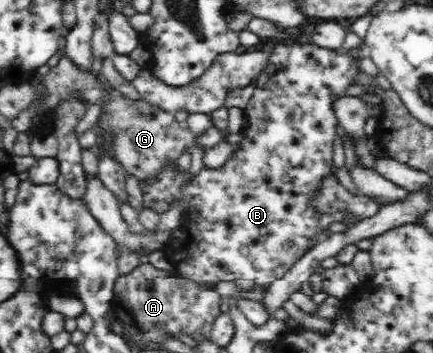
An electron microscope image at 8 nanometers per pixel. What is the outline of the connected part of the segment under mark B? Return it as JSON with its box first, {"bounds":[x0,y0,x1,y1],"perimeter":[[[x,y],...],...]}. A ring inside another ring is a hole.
{"bounds":[139,45,357,290],"perimeter":[[[279,45],[275,49],[275,53],[271,55],[269,59],[269,65],[266,65],[263,73],[257,77],[254,81],[255,93],[253,97],[249,99],[249,104],[246,106],[245,112],[245,127],[243,132],[246,135],[245,142],[240,145],[240,151],[234,154],[225,165],[219,167],[219,169],[208,169],[203,167],[196,175],[191,175],[189,179],[189,171],[186,171],[179,165],[178,161],[172,163],[165,163],[164,168],[161,169],[159,176],[153,177],[153,181],[149,181],[148,184],[141,183],[139,187],[139,193],[142,196],[142,207],[154,211],[157,215],[167,213],[175,203],[183,201],[185,206],[181,211],[179,219],[179,227],[185,227],[190,229],[189,232],[182,232],[179,227],[171,232],[168,243],[165,248],[162,249],[165,259],[171,264],[172,269],[177,272],[179,277],[184,277],[189,281],[196,281],[199,285],[205,285],[209,290],[215,290],[215,287],[221,283],[221,281],[239,281],[239,279],[247,279],[247,281],[253,281],[256,286],[267,287],[273,281],[281,279],[291,267],[297,262],[305,253],[309,250],[309,241],[313,236],[317,236],[318,223],[321,219],[319,215],[310,205],[308,201],[315,195],[315,191],[319,189],[321,181],[325,175],[332,174],[333,167],[333,141],[338,120],[336,115],[333,114],[333,102],[345,95],[345,87],[349,87],[353,83],[353,77],[357,75],[357,71],[353,69],[353,61],[349,55],[339,55],[335,51],[327,51],[327,49],[311,49],[309,45]]]}

